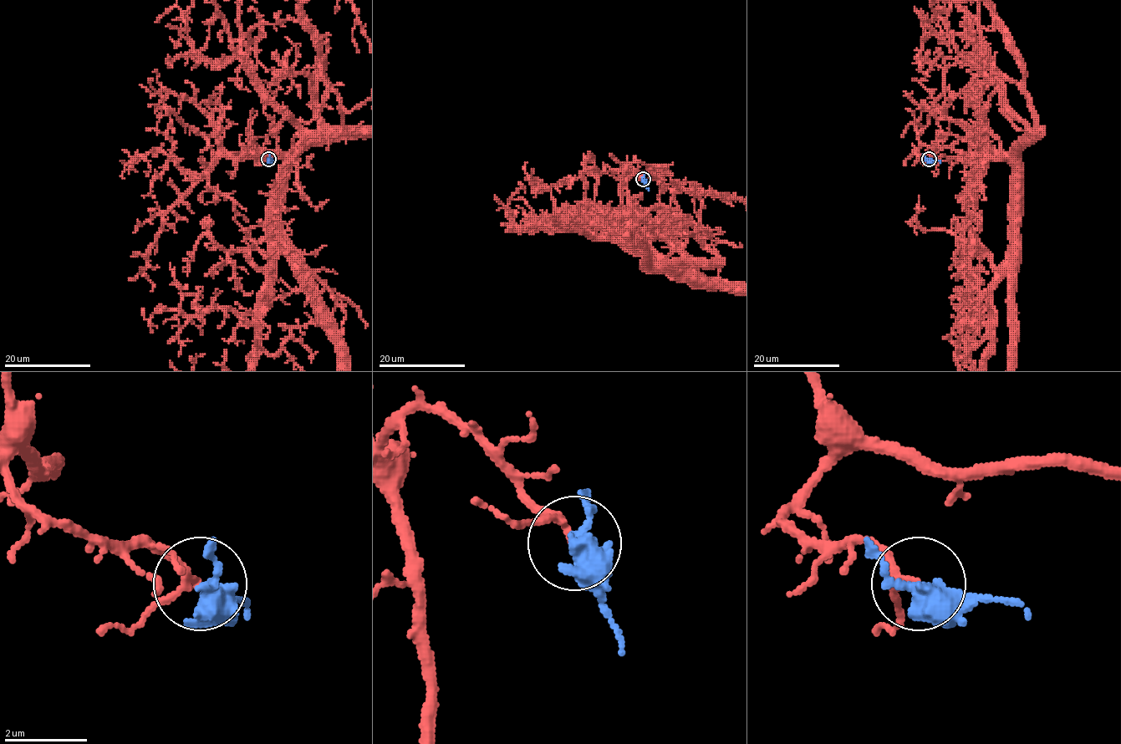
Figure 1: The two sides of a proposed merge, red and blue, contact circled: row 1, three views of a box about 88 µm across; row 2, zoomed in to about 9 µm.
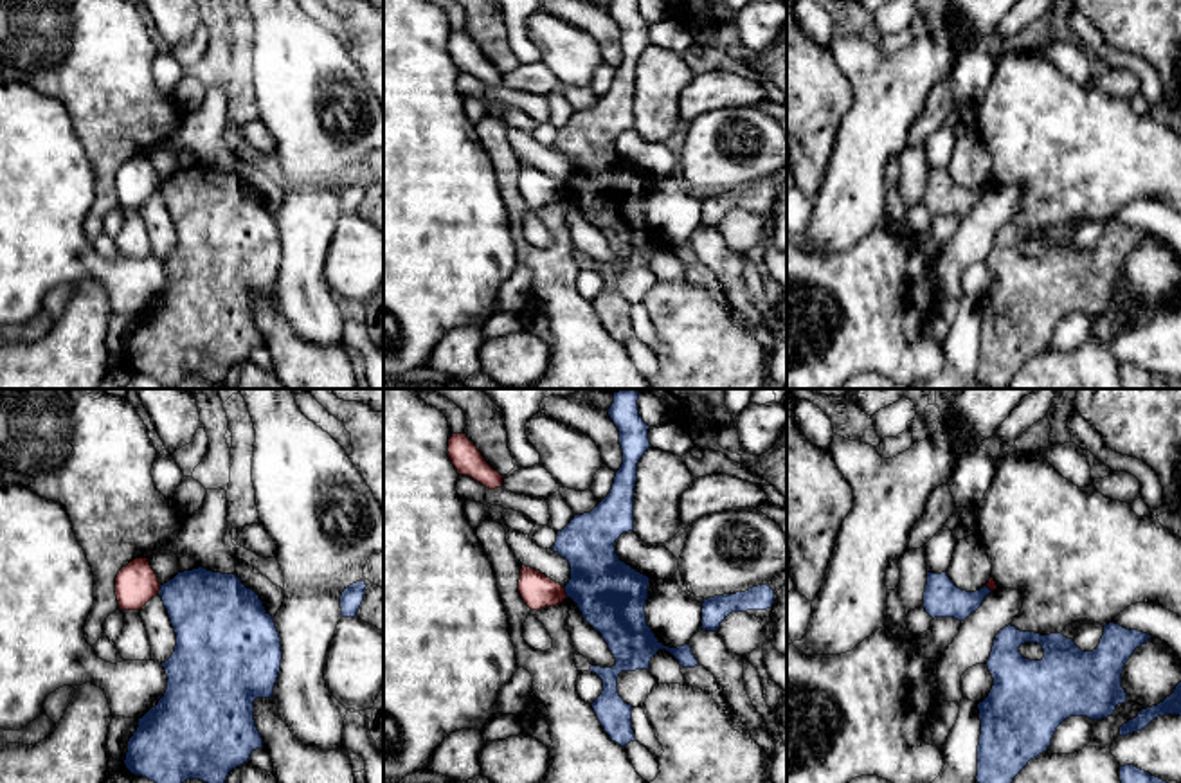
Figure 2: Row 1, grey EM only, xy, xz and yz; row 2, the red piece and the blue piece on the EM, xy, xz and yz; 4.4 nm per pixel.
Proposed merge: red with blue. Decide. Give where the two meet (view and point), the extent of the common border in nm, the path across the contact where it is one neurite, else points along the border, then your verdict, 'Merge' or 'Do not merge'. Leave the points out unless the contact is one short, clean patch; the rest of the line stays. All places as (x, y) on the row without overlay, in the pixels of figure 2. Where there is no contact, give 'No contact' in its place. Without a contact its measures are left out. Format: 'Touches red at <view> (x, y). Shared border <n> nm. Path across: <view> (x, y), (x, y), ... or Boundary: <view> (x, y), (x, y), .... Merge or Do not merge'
Touches red at xz (564, 189). Shared border 50 nm. Boundary: xz (562, 184), (567, 193). Do not merge

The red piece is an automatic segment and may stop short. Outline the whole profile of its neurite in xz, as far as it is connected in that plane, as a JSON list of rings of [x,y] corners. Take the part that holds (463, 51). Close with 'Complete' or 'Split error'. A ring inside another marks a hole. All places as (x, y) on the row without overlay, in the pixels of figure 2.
[[[452,31],[448,36],[448,54],[459,72],[468,72],[490,86],[502,83],[504,72],[500,72],[484,58],[466,31]]]. Complete

